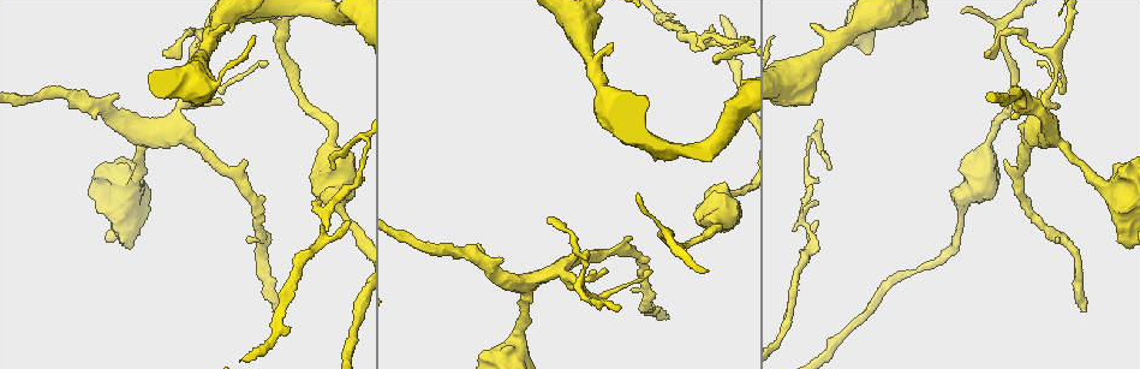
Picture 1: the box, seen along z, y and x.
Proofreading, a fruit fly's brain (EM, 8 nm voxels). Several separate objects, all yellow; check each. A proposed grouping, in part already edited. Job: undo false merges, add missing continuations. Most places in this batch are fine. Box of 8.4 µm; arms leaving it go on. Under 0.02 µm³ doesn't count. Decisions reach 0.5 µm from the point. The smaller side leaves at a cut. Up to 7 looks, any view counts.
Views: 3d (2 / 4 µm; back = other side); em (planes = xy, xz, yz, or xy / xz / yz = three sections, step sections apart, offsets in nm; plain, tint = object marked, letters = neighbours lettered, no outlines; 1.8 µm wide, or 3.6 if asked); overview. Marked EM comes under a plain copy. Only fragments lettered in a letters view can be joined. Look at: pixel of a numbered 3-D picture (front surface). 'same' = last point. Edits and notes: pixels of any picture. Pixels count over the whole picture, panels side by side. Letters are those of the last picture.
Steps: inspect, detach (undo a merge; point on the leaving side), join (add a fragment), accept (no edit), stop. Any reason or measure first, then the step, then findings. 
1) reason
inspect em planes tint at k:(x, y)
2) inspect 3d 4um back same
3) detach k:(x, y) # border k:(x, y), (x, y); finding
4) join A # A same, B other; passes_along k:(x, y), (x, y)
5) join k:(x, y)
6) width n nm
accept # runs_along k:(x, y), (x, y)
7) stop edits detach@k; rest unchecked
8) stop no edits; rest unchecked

inspect 3d 2um at 1:(1053, 56)

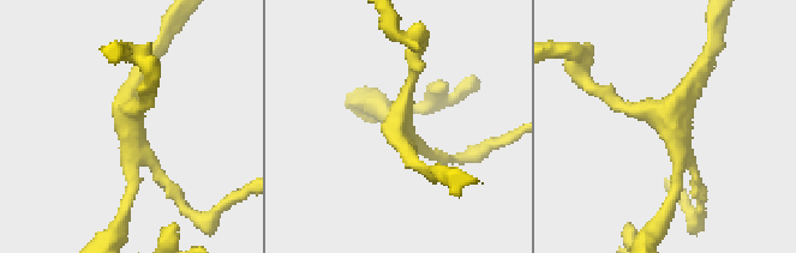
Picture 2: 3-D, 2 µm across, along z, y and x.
inspect em planes letters at 2:(664, 121)

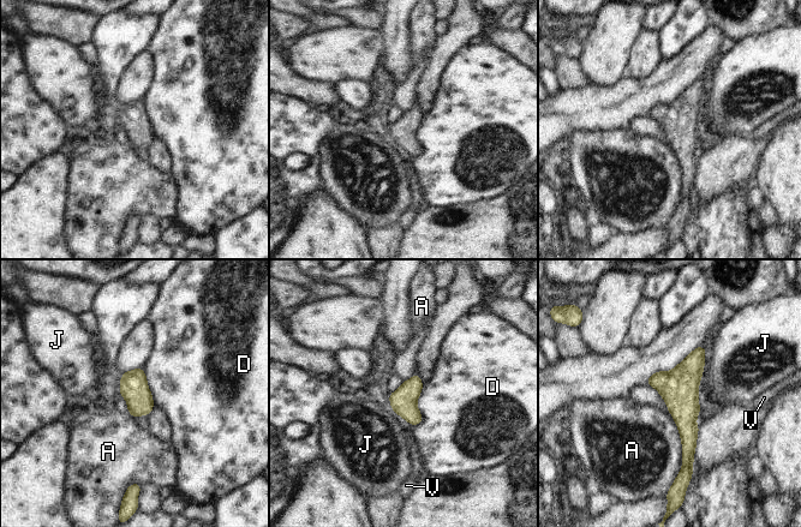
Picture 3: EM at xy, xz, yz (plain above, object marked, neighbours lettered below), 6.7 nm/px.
width 160 nm
accept # A other, D other, J other, V other; border 3:(423, 384), (414, 425); continuous, no second cell

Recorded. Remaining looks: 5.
end of a long branch
inspect em planes letters at 1:(1083, 310)

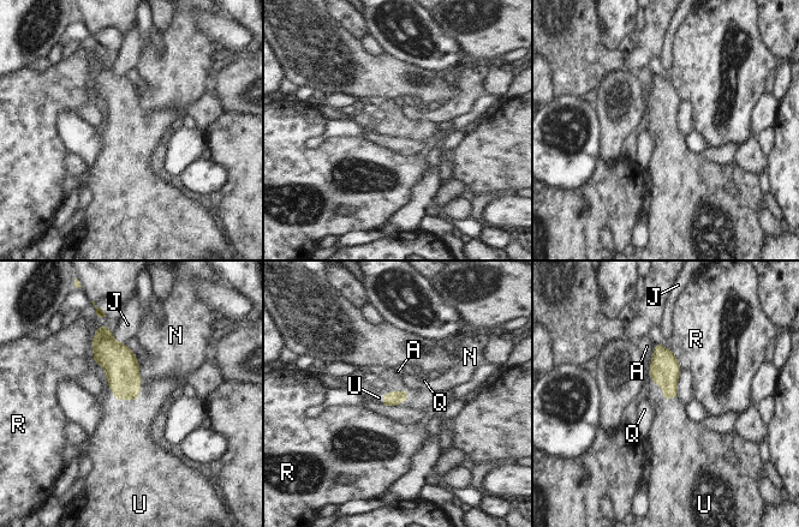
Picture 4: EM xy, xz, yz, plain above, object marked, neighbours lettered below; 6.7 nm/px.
join 4:(119, 436) # A other, J other, N other, Q other, R other, U same; passes_along 4:(121, 366), (119, 399), (119, 436); the cell continues

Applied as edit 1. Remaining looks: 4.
sudden change in width
inspect 3d 4um back at 1:(963, 199)

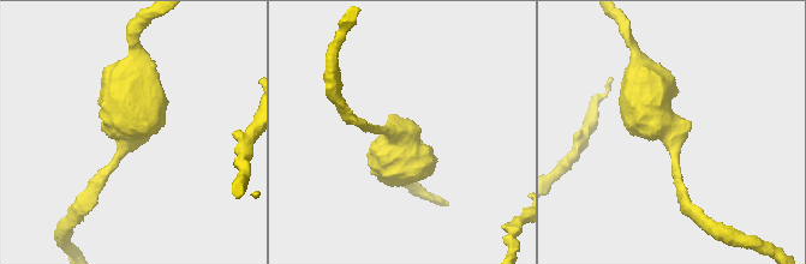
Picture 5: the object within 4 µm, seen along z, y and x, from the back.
inspect em planes letters at 5:(126, 134)

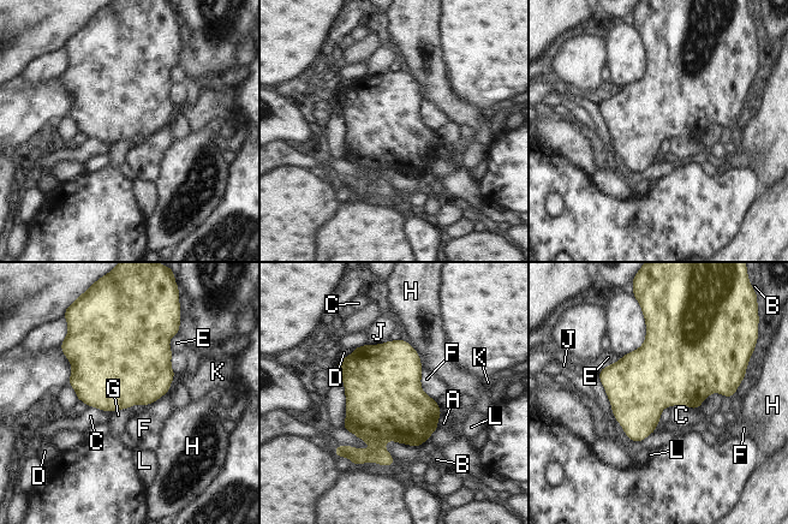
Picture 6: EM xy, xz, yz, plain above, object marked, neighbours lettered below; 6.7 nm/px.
accept # A other, B other, C other, D other, E other, F other, G other, H other, J other, K other, L other; border 6:(147, 404), (132, 404), (113, 411); one cell here

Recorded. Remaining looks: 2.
stop edits join@4; rest unchecked

